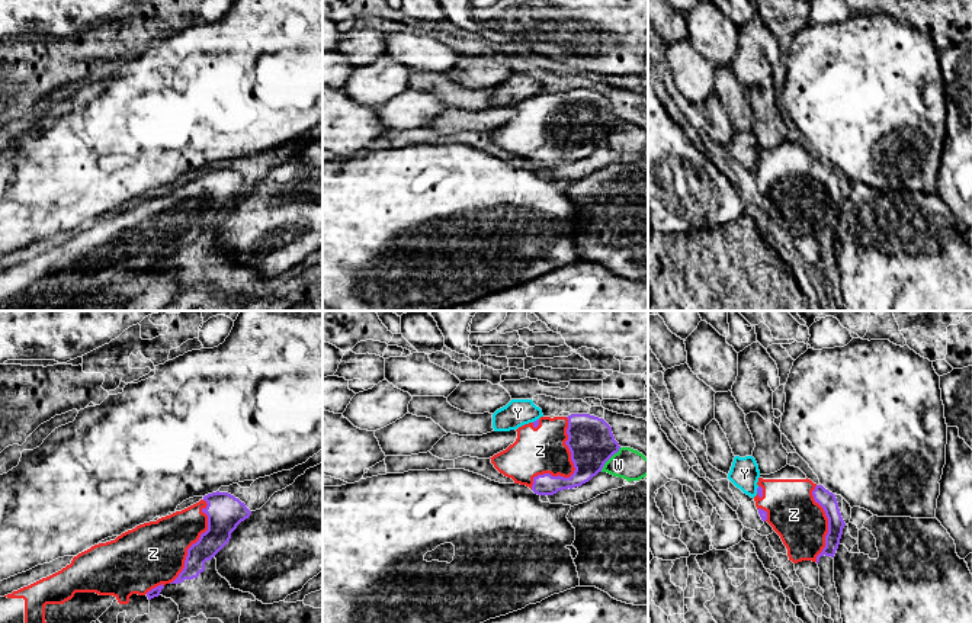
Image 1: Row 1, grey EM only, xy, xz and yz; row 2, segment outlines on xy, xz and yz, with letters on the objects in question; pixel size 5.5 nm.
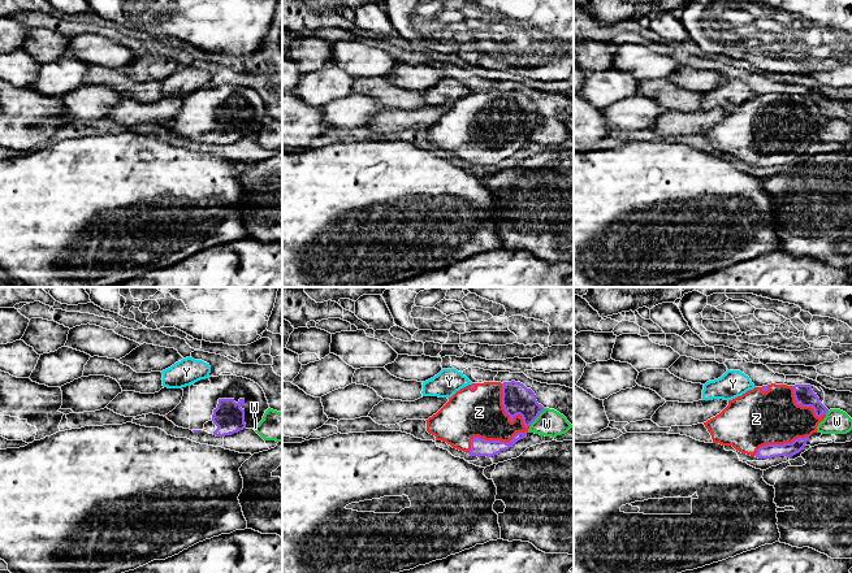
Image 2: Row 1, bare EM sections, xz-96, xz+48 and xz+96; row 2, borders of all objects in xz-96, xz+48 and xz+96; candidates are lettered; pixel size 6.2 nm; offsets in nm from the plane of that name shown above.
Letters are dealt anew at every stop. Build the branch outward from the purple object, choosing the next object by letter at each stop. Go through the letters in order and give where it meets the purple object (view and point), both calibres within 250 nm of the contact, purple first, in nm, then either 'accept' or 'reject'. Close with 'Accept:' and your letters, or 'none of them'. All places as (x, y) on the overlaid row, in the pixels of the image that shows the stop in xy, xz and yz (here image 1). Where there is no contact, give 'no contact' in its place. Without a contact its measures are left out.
W: meets purple in xz at (609, 458); 260 nm thick on the purple side, 170 nm on the other; reject
Y: meets purple in yz at (757, 490); 30 nm thick on the purple side, 170 nm on the other; reject
Z: meets purple in xz at (576, 469); 260 nm thick on the purple side, 260 nm on the other; accept
Accept: Z

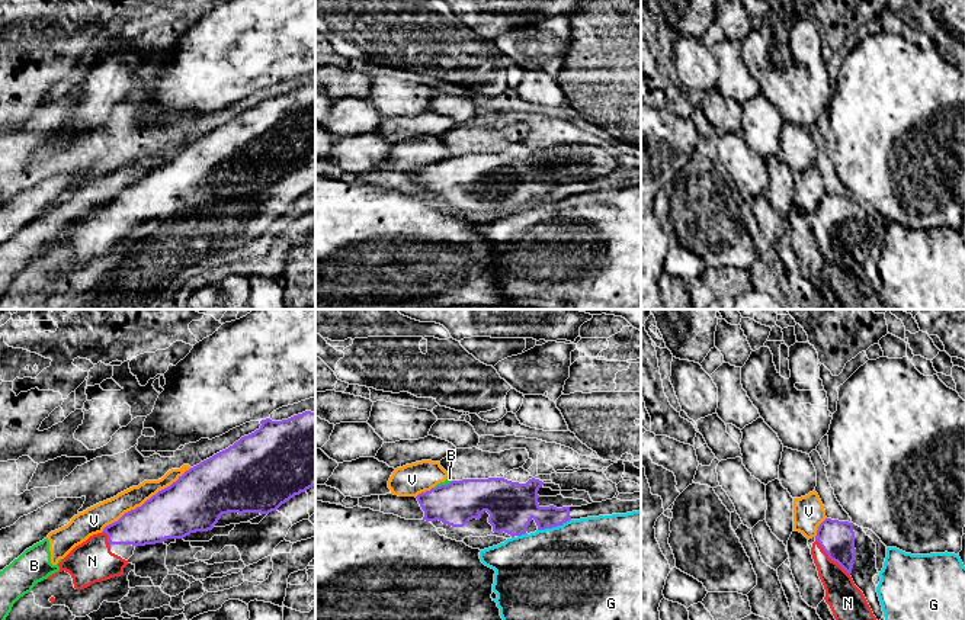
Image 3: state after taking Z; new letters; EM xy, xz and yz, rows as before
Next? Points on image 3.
B: meets purple in xz at (443, 485); 240 nm thick on the purple side, 30 nm on the other; reject
G: meets purple in xz at (554, 526); 240 nm thick on the purple side, 480 nm on the other; reject
N: meets purple in yz at (830, 558); 190 nm thick on the purple side, 190 nm on the other; accept
V: meets purple in xy at (147, 500); 320 nm thick on the purple side, 130 nm on the other; reject
Accept: N

